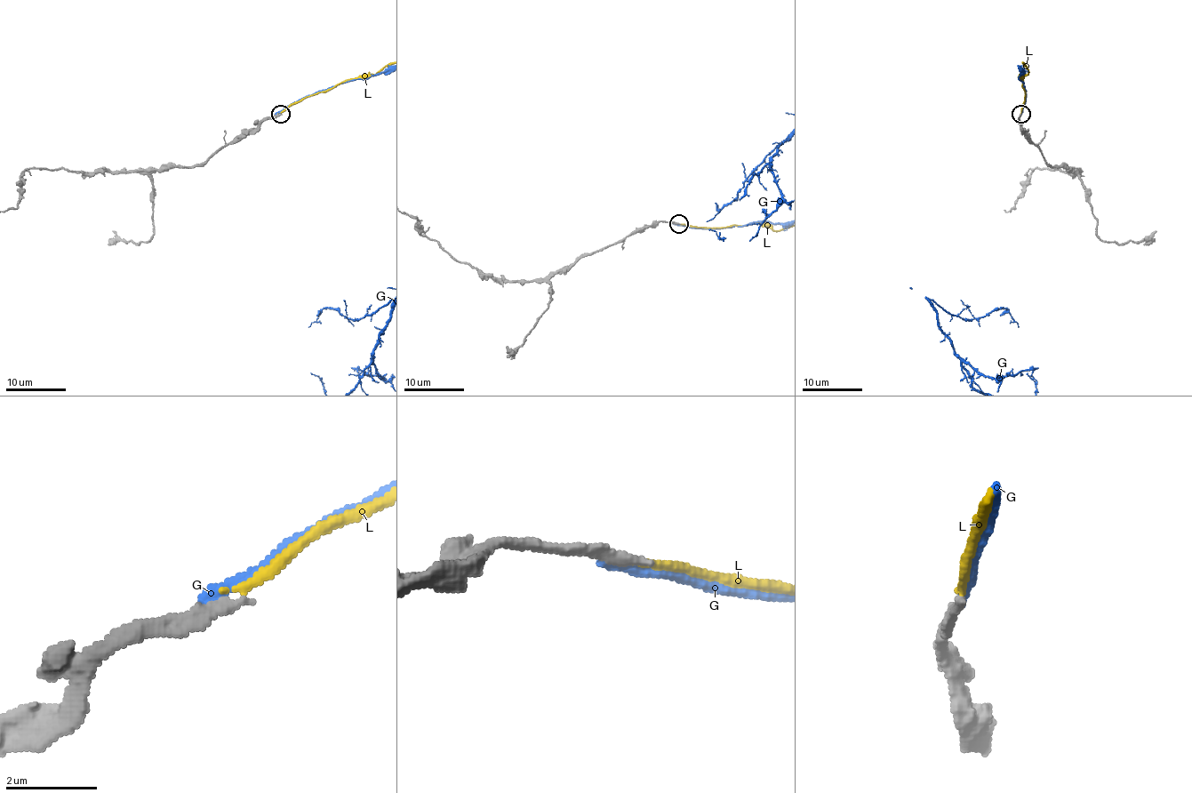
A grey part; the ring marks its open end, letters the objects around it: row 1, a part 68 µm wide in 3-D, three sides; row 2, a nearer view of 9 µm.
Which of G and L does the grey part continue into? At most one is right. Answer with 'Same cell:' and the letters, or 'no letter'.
Same cell: no letter

